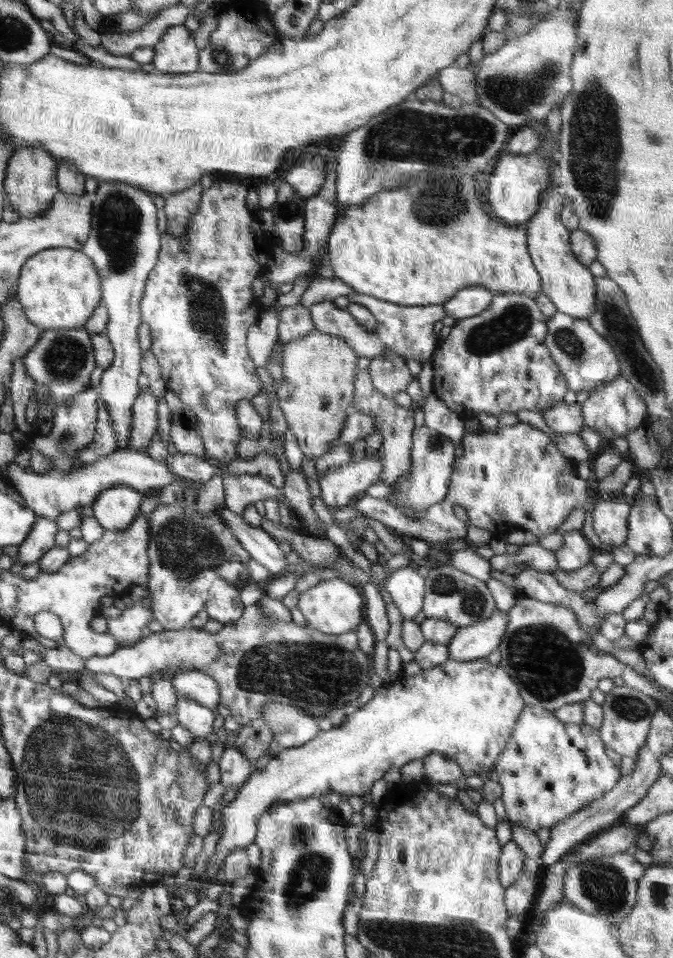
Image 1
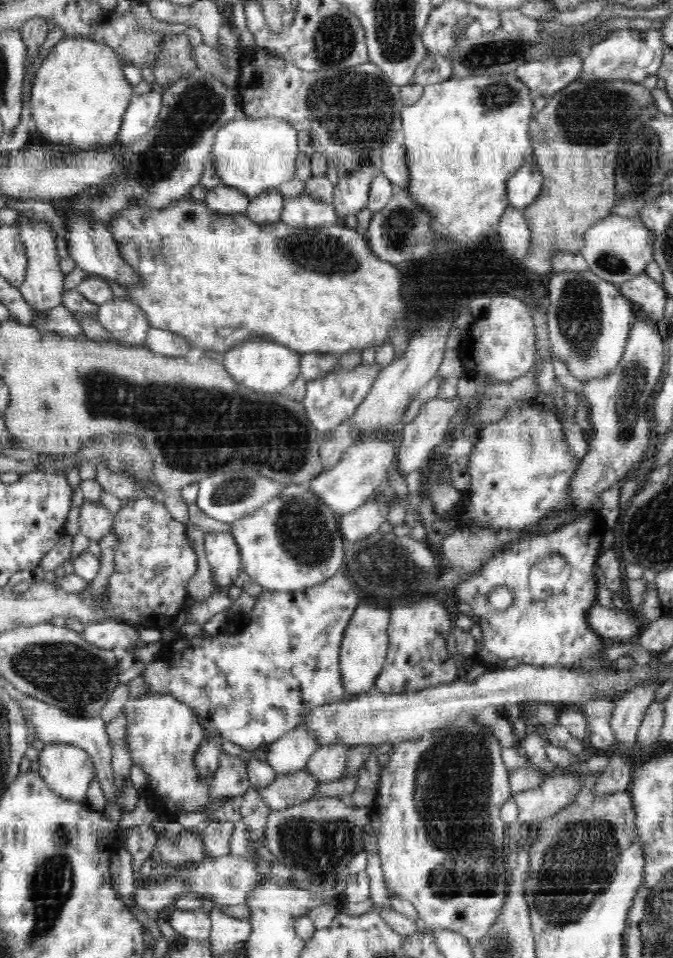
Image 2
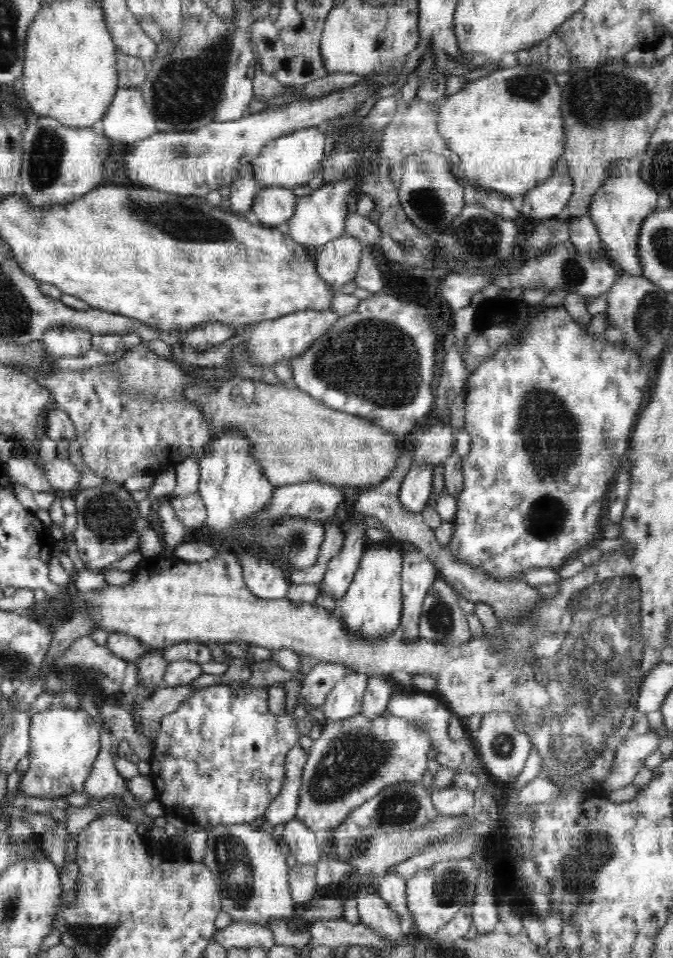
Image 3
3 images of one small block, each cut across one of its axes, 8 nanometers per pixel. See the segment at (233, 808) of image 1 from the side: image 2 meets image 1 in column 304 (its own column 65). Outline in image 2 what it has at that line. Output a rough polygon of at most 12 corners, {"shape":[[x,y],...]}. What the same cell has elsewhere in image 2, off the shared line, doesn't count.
{"shape":[[46,743],[39,773],[56,794],[85,801],[96,770],[70,743]]}

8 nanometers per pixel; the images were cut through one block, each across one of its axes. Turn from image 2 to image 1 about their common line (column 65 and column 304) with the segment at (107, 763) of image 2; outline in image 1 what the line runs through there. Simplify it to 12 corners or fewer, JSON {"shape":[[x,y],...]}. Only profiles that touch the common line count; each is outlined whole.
{"shape":[[268,701],[261,718],[281,750],[302,746],[321,730],[316,717]]}

